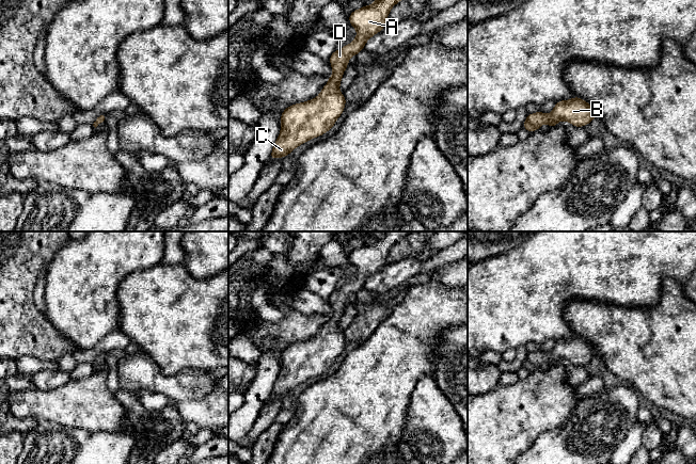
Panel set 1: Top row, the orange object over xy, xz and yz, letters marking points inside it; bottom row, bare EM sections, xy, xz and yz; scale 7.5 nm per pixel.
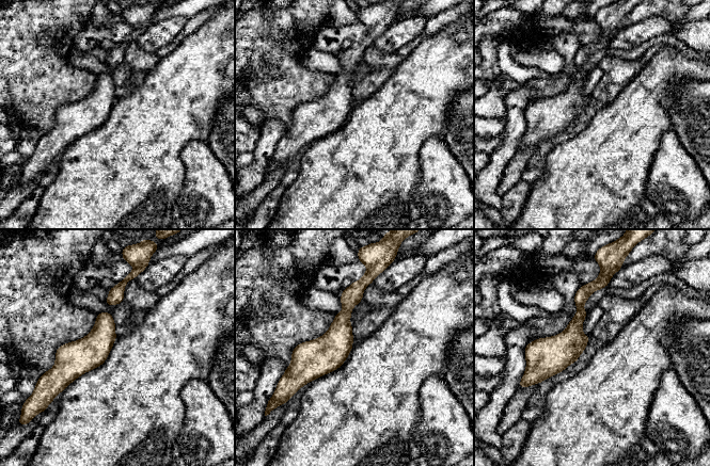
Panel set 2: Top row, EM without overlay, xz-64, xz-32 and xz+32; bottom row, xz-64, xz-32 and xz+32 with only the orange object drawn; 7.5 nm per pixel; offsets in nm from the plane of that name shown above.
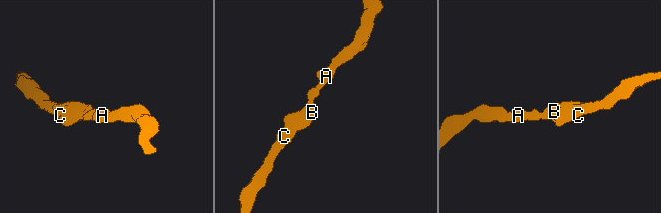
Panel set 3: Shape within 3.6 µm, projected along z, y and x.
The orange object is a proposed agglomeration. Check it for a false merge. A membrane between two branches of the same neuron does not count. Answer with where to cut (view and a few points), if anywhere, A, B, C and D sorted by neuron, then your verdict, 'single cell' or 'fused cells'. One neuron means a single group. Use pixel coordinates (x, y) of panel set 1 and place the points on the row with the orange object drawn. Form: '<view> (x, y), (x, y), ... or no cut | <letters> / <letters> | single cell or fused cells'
no cut | A B C D | single cell

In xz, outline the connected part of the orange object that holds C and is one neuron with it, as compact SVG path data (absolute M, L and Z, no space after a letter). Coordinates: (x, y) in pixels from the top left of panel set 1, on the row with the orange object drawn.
M375 0L371 5L365 5L349 15L350 26L358 31L354 41L331 54L329 61L334 73L316 98L289 106L282 112L281 131L270 159L284 158L299 145L325 134L335 125L346 105L339 84L348 61L386 26L390 11L399 1Z

